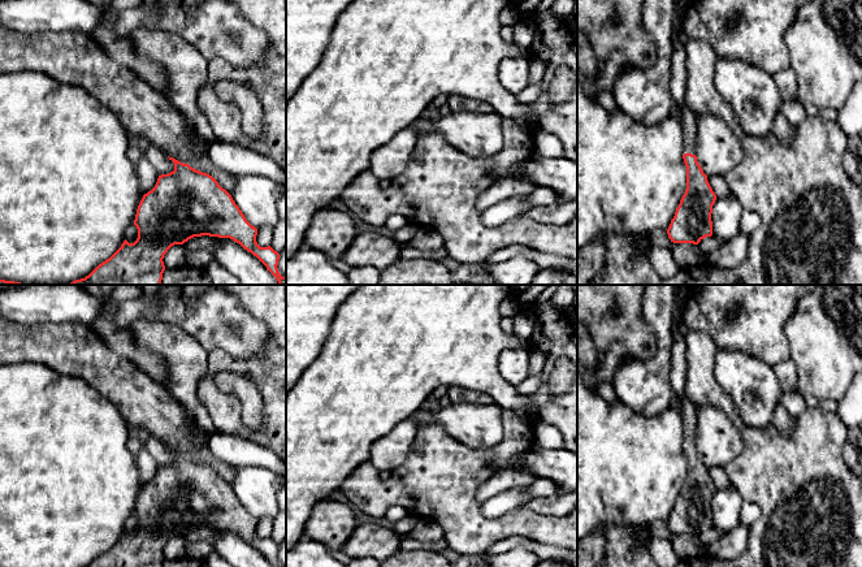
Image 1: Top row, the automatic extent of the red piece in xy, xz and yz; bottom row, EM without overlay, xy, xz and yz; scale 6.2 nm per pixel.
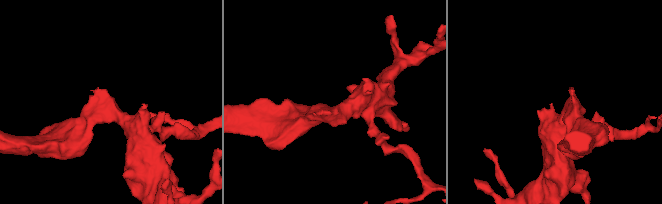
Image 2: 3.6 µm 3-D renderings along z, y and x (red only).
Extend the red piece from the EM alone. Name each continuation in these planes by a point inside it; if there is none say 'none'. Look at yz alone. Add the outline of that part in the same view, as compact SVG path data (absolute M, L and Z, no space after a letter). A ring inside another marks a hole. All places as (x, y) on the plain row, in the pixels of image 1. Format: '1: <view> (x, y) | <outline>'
1: yz (688, 411) | M684 394L679 403L679 412L684 427L684 445L696 446L697 407Z

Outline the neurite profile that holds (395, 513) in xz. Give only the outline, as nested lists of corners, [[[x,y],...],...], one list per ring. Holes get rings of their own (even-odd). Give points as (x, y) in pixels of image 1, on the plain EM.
[[[393,506],[386,511],[385,518],[391,521],[395,523],[400,519],[403,519],[404,516],[408,516],[408,511],[400,506]]]

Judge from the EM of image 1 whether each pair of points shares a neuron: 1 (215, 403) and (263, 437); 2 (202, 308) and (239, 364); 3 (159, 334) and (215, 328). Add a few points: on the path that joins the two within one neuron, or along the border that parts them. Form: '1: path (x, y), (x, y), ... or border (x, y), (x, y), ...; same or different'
1: path (226, 415), (243, 432), (251, 435); same
2: border (263, 345), (248, 358), (208, 353); different
3: border (157, 320), (178, 325), (207, 354); different

